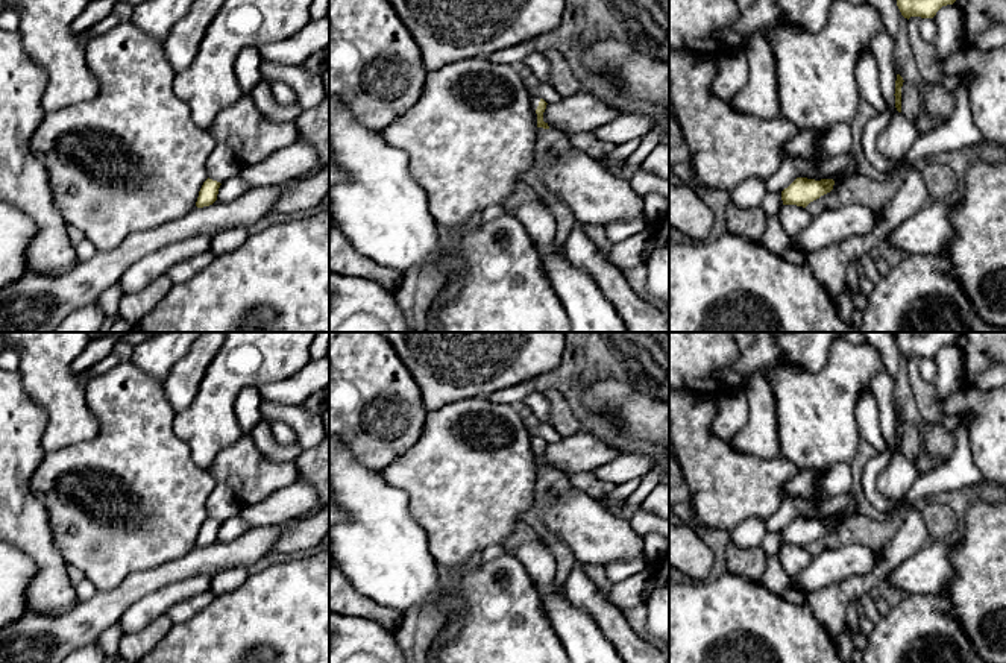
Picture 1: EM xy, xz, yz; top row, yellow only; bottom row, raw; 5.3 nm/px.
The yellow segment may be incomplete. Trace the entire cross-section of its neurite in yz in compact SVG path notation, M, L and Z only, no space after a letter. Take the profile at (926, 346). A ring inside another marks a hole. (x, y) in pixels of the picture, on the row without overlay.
M895 332L897 346L904 358L921 357L933 358L936 352L956 341L957 332Z

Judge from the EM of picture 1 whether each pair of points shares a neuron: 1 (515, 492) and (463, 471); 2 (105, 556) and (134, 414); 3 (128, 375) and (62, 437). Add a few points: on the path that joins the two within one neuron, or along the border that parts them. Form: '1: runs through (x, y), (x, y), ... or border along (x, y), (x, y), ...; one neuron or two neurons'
1: runs through (502, 487), (475, 475); one neuron
2: runs through (143, 531), (155, 513), (135, 486), (135, 452); one neuron
3: border along (84, 380), (84, 399), (97, 433), (76, 443); two neurons

